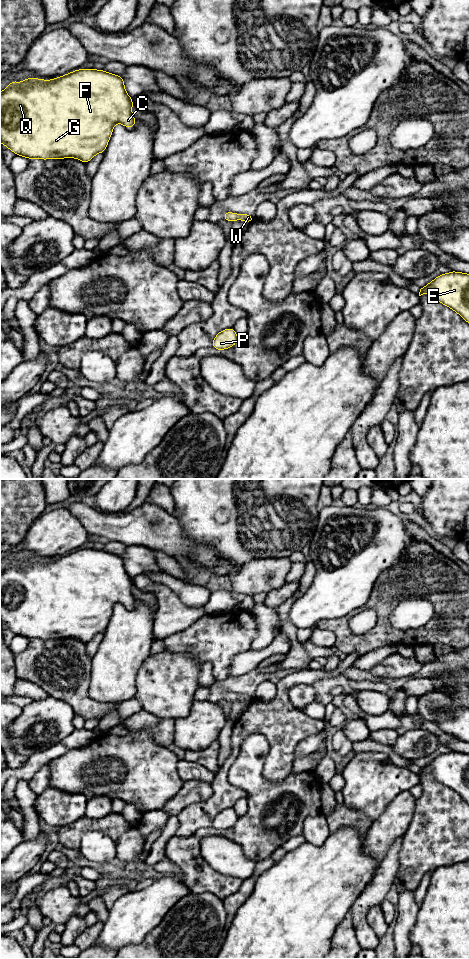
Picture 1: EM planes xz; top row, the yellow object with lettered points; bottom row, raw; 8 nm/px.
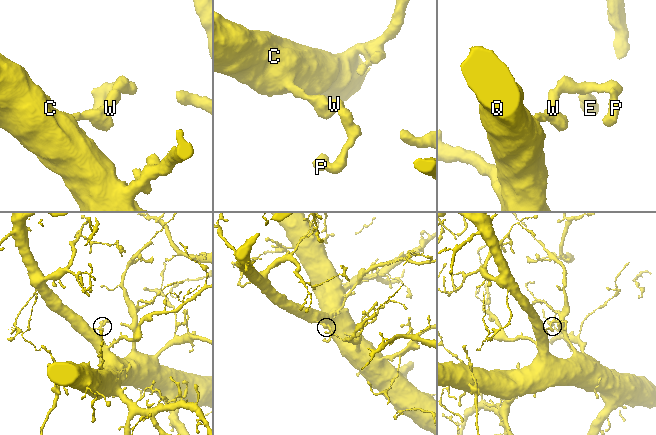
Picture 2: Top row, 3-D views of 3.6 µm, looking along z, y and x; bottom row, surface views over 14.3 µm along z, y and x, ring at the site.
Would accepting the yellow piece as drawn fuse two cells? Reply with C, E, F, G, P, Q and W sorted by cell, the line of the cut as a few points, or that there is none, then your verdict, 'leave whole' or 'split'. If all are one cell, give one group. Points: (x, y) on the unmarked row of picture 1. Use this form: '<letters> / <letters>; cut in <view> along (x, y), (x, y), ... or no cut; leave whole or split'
C E F G P Q W; no cut; leave whole

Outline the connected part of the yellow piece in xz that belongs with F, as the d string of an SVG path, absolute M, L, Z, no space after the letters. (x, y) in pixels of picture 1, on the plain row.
M78 549L64 556L51 560L42 560L39 558L27 558L21 563L11 561L9 566L0 572L0 622L15 633L28 639L63 639L76 638L87 644L96 634L104 633L112 611L116 603L120 603L127 608L135 606L136 599L132 594L132 578L127 574L122 556L108 553L105 550L96 549Z

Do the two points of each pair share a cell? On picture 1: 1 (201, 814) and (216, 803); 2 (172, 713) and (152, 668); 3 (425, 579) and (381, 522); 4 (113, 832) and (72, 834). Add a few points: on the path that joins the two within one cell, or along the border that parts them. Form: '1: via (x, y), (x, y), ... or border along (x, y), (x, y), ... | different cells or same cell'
1: via (205, 811), (212, 806) | same cell
2: via (172, 702), (166, 690), (166, 682), (163, 679) | same cell
3: border along (412, 535), (409, 545), (389, 569) | different cells
4: via (103, 825), (82, 825) | same cell

